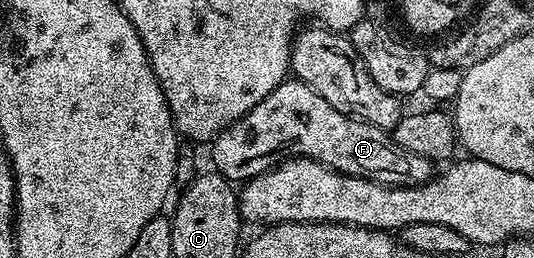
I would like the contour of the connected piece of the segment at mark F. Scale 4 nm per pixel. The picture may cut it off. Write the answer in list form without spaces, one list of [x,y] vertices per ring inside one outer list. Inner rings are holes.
[[[296,79],[282,81],[279,87],[275,87],[275,91],[271,91],[271,95],[267,95],[267,99],[263,99],[263,103],[255,103],[255,107],[247,111],[247,115],[243,115],[238,121],[221,130],[219,136],[213,138],[211,148],[213,148],[212,168],[234,183],[250,181],[252,177],[258,177],[260,173],[273,169],[282,158],[290,157],[310,157],[340,173],[370,177],[372,181],[377,181],[381,185],[422,185],[435,173],[434,162],[430,158],[418,153],[408,153],[406,149],[395,144],[386,130],[361,121],[357,117],[349,117],[345,113],[335,111],[335,107],[331,107],[331,103],[323,99],[323,95],[319,95],[309,85]]]

